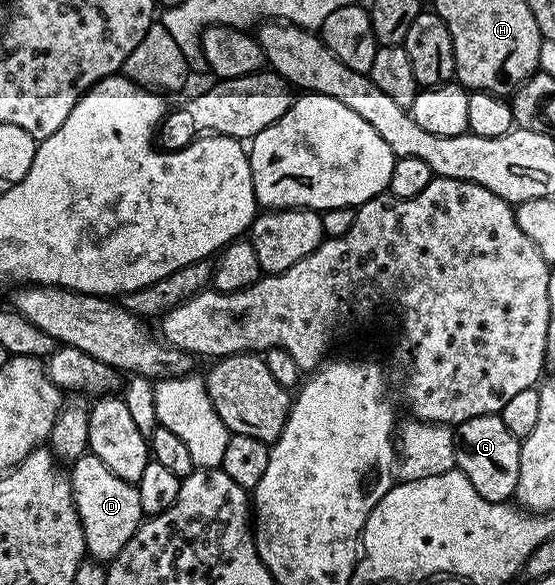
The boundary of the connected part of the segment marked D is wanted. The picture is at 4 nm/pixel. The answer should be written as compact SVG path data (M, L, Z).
M80 455L72 463L75 464L69 467L71 500L75 503L83 526L86 554L95 561L113 560L117 553L121 553L121 549L125 549L125 545L145 518L140 507L138 486L121 481L121 477L109 473L105 461L101 461L101 457L96 455Z

